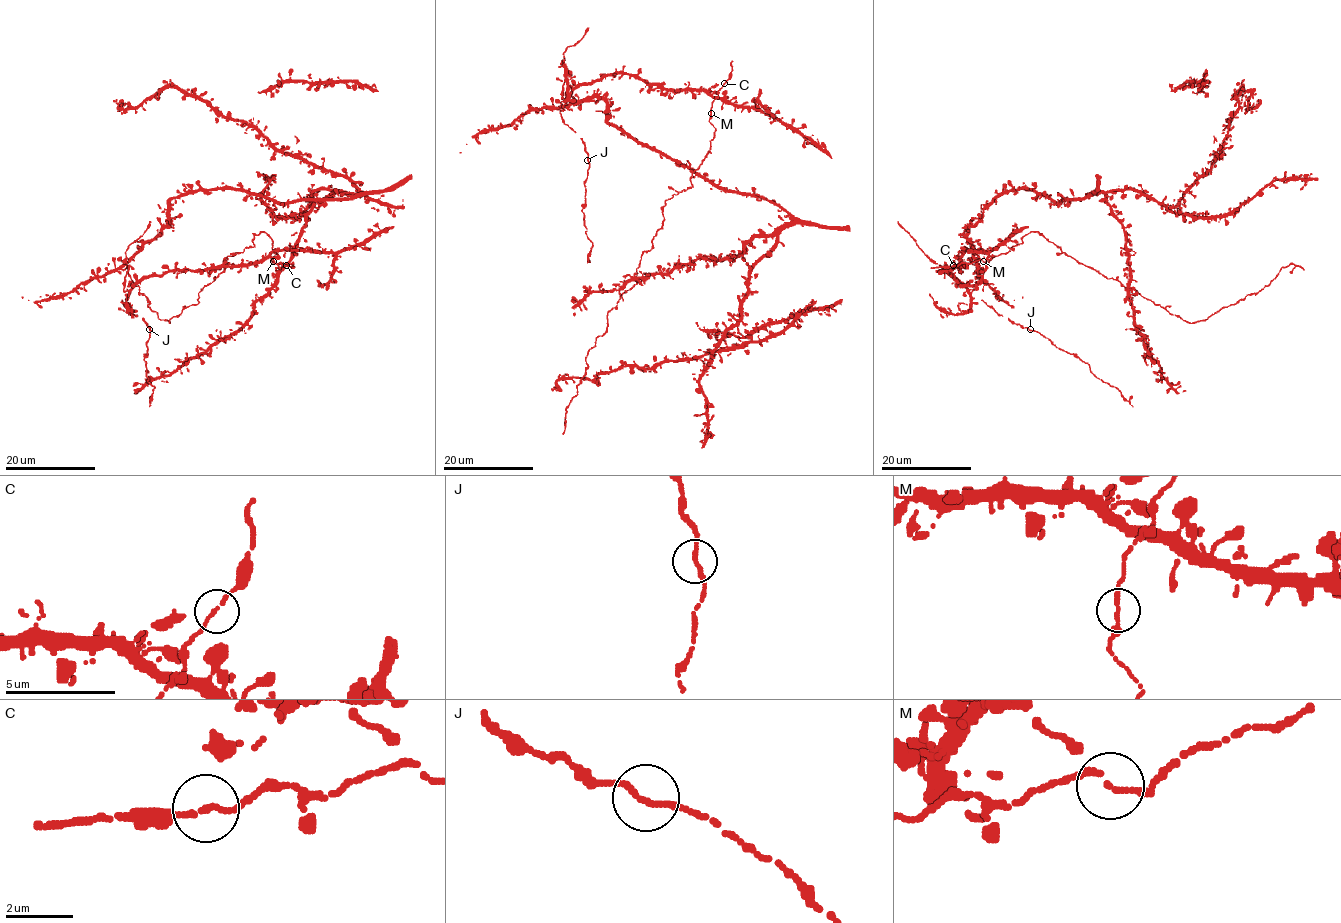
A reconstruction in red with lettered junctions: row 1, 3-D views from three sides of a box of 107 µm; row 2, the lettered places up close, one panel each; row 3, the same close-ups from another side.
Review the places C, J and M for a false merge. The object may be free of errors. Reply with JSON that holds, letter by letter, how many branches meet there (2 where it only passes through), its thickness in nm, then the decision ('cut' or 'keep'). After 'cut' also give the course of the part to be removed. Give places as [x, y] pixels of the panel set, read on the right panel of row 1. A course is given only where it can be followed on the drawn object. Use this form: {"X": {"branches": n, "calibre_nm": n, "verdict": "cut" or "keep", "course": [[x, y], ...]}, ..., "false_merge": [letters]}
{"C": {"branches": 2, "calibre_nm": 170, "verdict": "keep"}, "J": {"branches": 2, "calibre_nm": 190, "verdict": "keep"}, "M": {"branches": 2, "calibre_nm": 180, "verdict": "keep"}, "false_merge": []}

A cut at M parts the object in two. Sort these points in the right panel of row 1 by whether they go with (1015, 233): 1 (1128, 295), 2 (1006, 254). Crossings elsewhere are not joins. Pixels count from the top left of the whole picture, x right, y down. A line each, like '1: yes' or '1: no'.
1: yes
2: no

